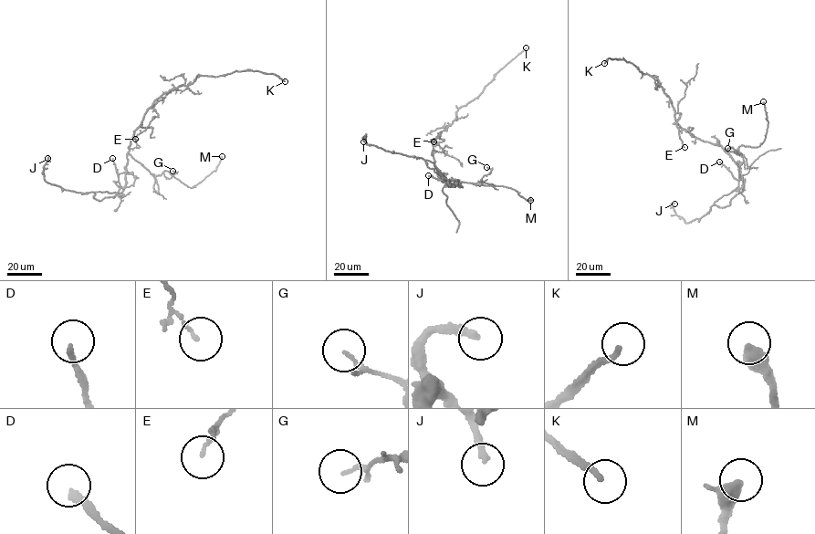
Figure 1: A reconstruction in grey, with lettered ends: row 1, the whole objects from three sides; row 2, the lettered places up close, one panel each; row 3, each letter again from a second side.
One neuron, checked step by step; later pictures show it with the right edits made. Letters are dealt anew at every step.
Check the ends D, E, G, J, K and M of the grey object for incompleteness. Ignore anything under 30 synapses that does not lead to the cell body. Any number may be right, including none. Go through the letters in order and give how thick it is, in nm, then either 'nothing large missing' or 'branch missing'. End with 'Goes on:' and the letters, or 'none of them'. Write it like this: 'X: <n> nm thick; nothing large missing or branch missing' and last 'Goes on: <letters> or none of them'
D: 190 nm thick; branch missing
E: 110 nm thick; nothing large missing
G: 90 nm thick; nothing large missing
J: 240 nm thick; branch missing
K: 180 nm thick; branch missing
M: 480 nm thick; nothing large missing
Goes on: D, J, K

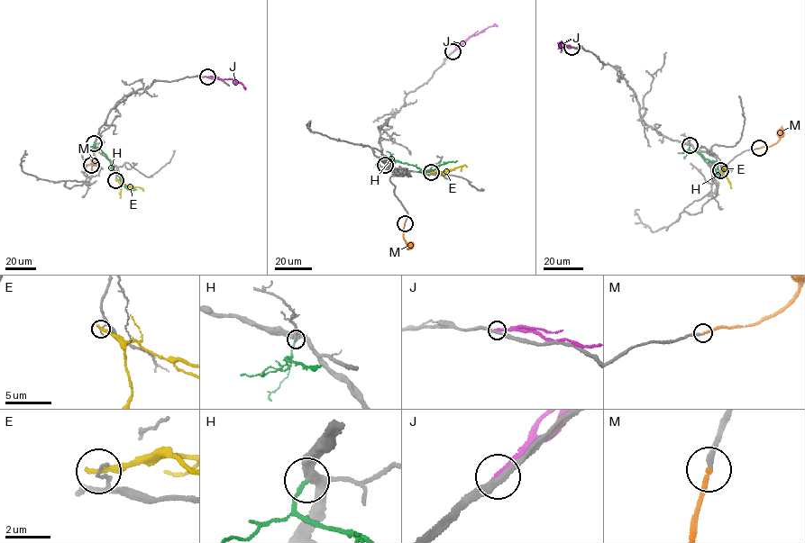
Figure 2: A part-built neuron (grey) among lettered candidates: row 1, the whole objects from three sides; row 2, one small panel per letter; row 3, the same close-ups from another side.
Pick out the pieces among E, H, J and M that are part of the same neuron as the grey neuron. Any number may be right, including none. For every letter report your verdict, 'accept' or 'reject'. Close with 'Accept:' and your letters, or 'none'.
E: reject
H: reject
J: reject
M: accept
Accept: M

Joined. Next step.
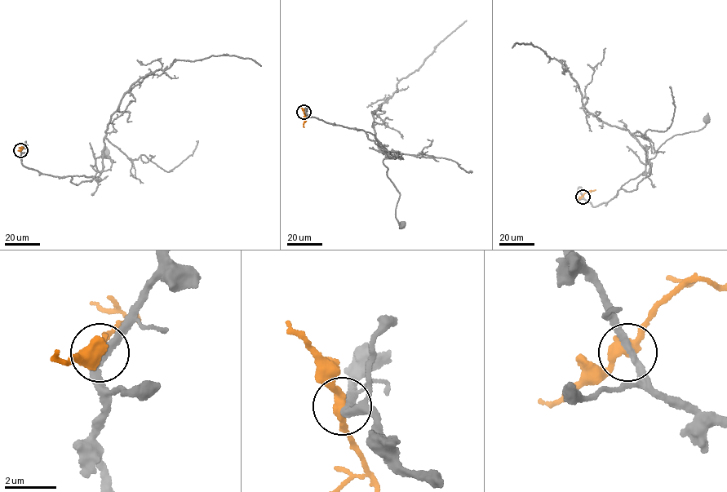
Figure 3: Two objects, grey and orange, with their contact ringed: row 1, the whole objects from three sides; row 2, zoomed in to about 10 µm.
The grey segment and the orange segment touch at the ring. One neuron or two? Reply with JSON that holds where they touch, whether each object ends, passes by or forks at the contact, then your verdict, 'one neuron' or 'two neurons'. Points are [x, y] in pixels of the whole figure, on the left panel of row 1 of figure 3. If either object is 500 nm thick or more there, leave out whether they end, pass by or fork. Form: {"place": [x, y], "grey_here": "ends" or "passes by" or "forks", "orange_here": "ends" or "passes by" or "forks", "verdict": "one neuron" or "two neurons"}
{"place": [20, 150], "grey_here": "passes by", "orange_here": "passes by", "verdict": "two neurons"}

